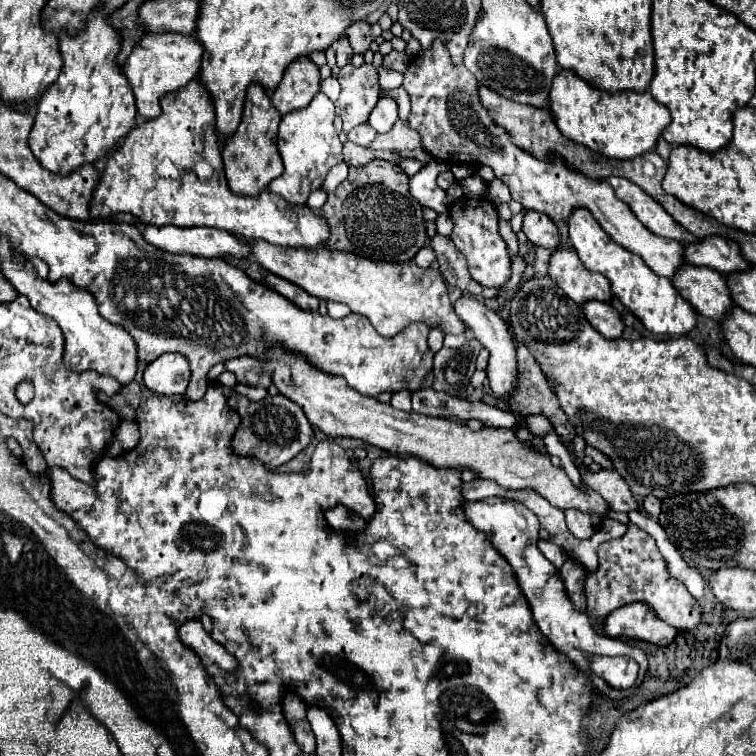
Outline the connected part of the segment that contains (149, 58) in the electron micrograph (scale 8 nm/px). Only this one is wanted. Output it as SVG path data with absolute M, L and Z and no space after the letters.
M145 34L137 46L131 52L131 58L125 60L123 64L123 74L131 84L135 104L137 104L137 114L145 120L153 120L161 114L159 100L175 92L183 86L187 86L199 72L201 66L201 56L203 48L193 36L183 36L183 34Z

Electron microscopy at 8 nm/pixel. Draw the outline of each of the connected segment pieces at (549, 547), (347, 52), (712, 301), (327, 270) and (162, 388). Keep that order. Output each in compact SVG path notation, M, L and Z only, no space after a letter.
M539 540L537 548L539 548L541 554L543 554L553 566L557 566L557 568L561 568L561 566L565 564L565 560L569 558L569 556L565 554L565 550L561 550L561 546L557 546L557 544L549 542L549 540Z
M345 36L339 38L339 40L333 44L333 48L335 48L335 54L337 54L337 66L339 66L339 68L343 68L345 64L351 62L351 58L353 58L353 48L351 48L351 44L349 44L349 40L347 40Z
M683 264L673 276L675 290L703 316L721 320L733 306L725 278L717 270Z
M253 240L251 244L253 258L263 268L301 286L315 298L347 304L353 312L367 316L381 336L395 336L411 322L423 322L429 328L439 328L443 334L461 334L467 330L467 326L455 314L445 282L435 268L423 270L413 262L375 262L349 252L335 252L327 248L281 248L265 240Z
M165 354L153 360L143 372L143 384L163 396L181 396L189 384L189 364L181 354Z

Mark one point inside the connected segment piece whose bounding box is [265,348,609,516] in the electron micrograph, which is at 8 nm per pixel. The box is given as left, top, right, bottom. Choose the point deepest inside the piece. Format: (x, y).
(495, 453)

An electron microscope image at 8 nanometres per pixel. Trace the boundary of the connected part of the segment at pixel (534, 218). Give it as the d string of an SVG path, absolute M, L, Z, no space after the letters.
M525 210L521 230L535 246L545 246L551 250L559 246L559 230L551 222L551 218L545 218L545 214L537 214L535 210Z

